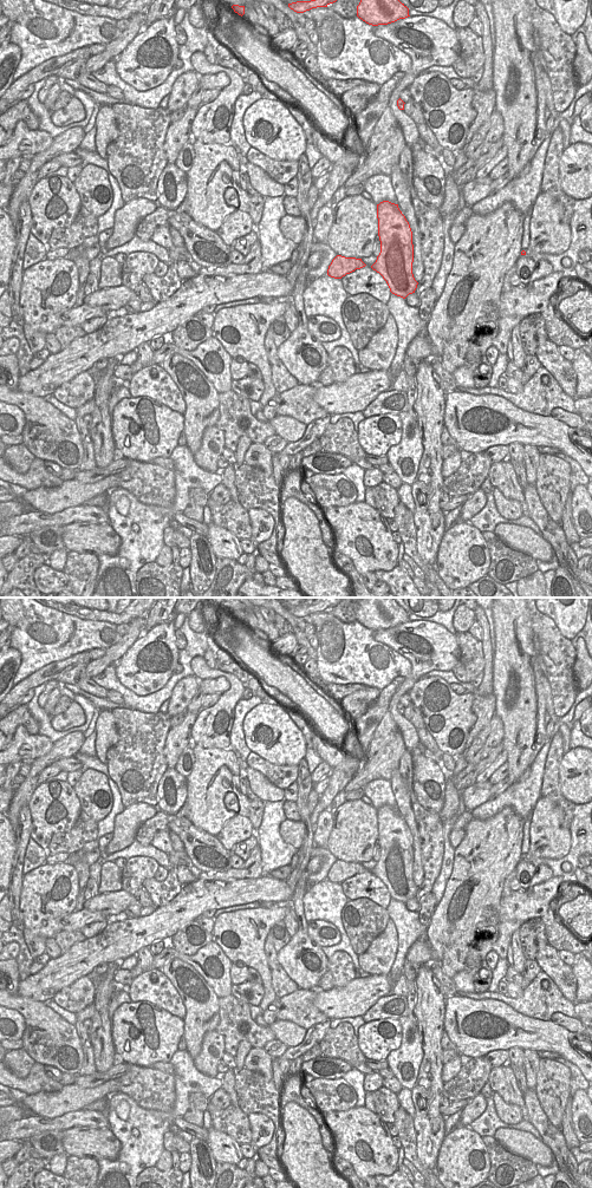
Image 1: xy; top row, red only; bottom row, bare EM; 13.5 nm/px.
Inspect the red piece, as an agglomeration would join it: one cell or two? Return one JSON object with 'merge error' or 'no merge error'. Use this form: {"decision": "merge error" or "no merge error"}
{"decision": "no merge error"}

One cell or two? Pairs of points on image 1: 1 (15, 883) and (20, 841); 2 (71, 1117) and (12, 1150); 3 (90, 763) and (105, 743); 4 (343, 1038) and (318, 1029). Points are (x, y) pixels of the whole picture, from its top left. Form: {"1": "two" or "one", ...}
{"1": "one", "2": "two", "3": "two", "4": "two"}

